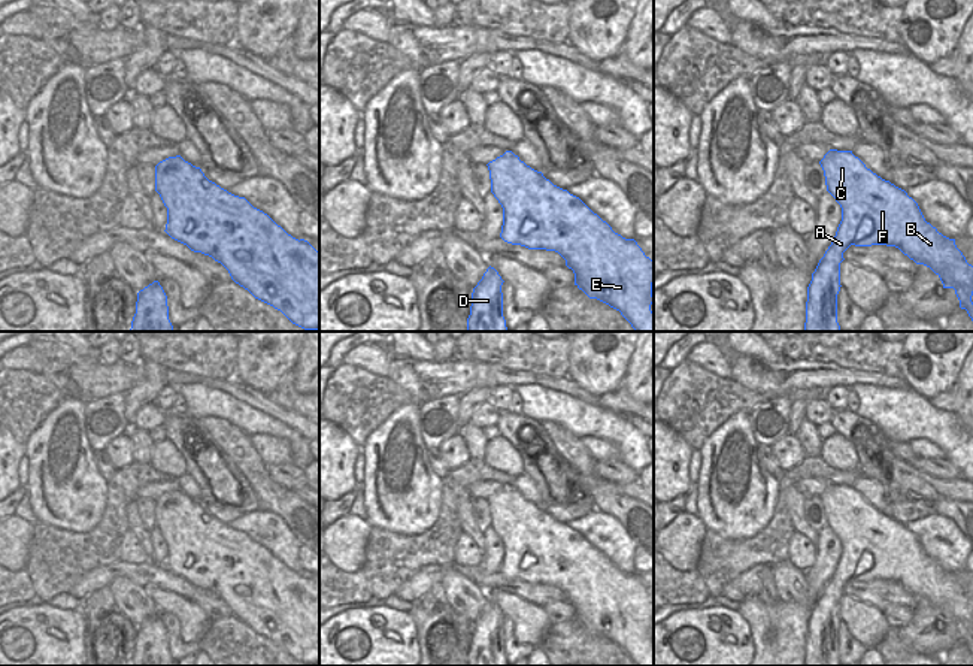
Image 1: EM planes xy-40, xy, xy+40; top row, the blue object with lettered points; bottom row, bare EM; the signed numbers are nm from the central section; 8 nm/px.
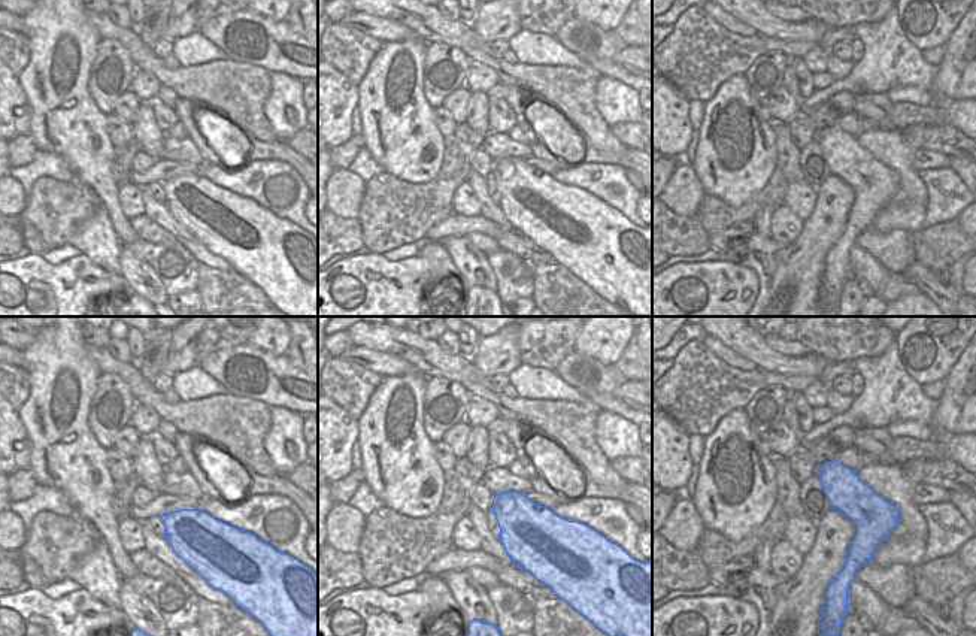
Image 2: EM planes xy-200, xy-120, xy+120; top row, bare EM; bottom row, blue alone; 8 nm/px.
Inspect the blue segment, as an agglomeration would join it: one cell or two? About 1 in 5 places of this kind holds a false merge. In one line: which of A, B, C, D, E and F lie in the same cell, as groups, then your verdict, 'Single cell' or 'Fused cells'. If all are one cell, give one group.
Groups: A B C D E F. Single cell

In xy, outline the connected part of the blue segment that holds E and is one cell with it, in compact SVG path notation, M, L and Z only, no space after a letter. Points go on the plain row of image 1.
M512 485L488 499L491 527L503 542L500 572L528 584L558 587L575 608L575 620L589 633L597 633L621 650L636 666L654 666L654 596L634 573L625 573L594 548L579 532L554 520L519 494Z

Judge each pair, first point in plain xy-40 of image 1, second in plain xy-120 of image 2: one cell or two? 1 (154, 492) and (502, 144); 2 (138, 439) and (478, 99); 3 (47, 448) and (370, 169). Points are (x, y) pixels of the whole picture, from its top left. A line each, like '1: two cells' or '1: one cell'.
1: one cell
2: one cell
3: two cells

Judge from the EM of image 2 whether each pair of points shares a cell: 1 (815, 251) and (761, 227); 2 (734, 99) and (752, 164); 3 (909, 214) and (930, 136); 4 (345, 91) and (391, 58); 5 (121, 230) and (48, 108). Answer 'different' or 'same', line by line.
1: different
2: same
3: different
4: different
5: same

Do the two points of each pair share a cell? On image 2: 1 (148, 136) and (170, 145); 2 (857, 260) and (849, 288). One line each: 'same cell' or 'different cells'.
1: different cells
2: different cells

